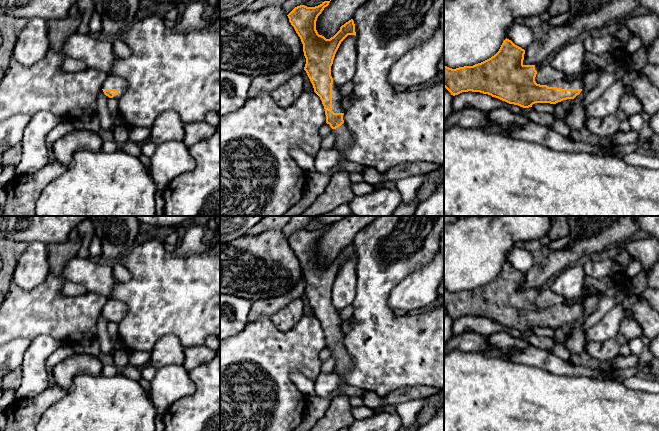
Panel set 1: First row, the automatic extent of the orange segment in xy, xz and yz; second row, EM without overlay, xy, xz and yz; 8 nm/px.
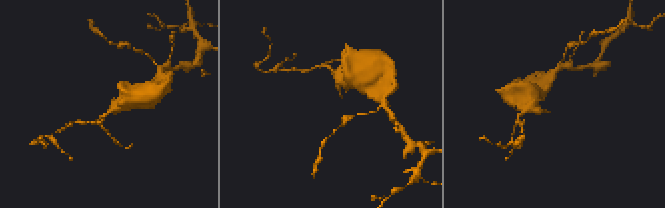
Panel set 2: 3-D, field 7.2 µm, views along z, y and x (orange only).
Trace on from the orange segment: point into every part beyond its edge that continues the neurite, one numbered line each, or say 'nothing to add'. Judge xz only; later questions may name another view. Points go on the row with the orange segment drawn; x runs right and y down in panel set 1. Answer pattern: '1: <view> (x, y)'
1: xz (337, 107)

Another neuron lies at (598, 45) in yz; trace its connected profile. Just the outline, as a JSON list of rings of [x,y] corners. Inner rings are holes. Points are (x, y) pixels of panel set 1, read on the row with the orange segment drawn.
[[[587,33],[582,37],[582,40],[587,52],[602,55],[610,51],[614,36],[609,34],[592,36],[590,33]]]

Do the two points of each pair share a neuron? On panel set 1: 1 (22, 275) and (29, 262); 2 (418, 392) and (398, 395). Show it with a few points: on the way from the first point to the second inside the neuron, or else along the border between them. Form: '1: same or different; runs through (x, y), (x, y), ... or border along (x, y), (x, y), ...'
1: same; runs through (25, 272), (29, 265)
2: same; runs through (413, 393), (403, 395)

